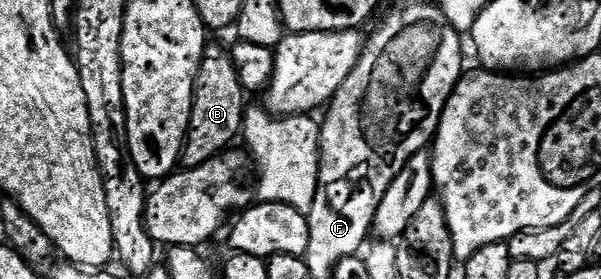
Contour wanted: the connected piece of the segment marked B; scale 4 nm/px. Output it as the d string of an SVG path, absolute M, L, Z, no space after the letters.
M208 42L199 61L199 73L195 76L195 94L191 101L191 123L187 127L187 137L183 141L181 163L190 169L201 166L205 161L222 155L244 130L243 98L245 92L239 80L239 73L231 59L231 52L225 46Z

